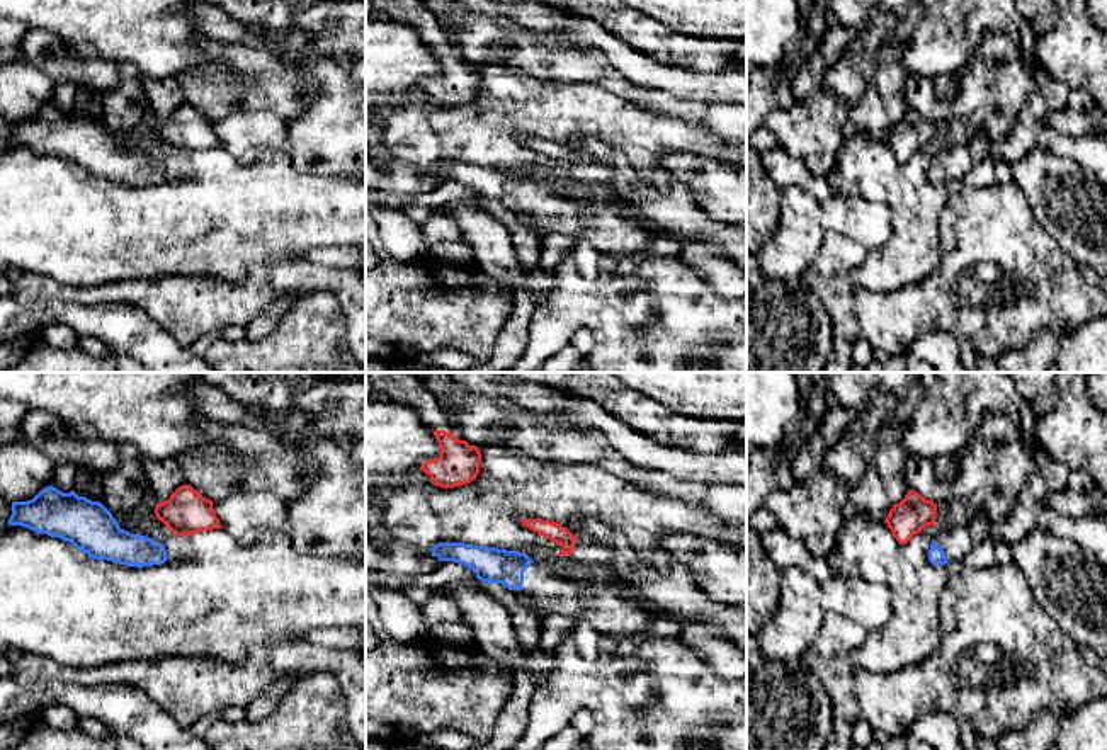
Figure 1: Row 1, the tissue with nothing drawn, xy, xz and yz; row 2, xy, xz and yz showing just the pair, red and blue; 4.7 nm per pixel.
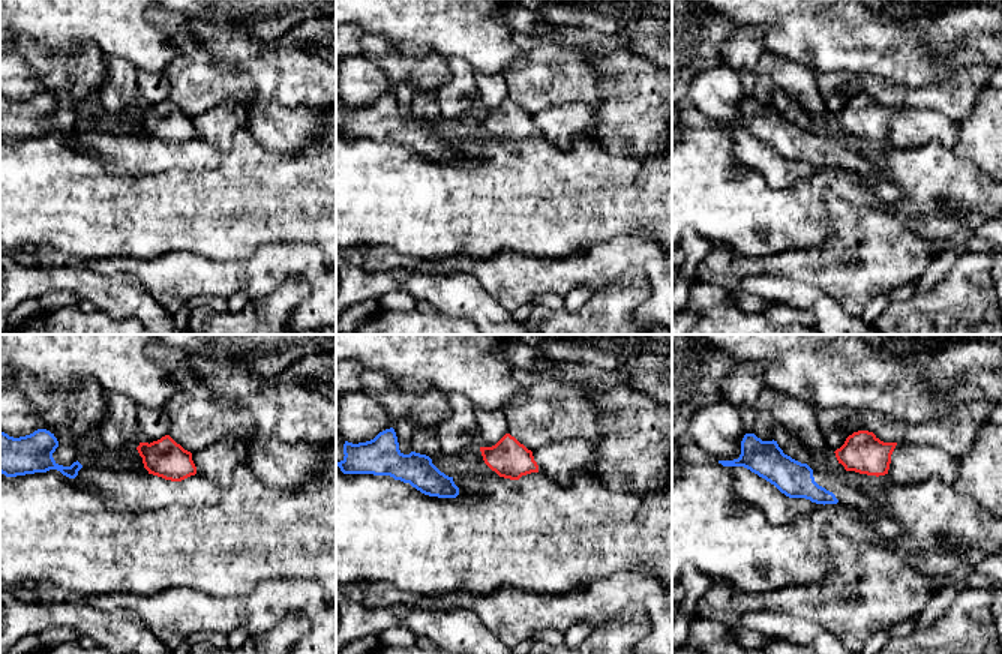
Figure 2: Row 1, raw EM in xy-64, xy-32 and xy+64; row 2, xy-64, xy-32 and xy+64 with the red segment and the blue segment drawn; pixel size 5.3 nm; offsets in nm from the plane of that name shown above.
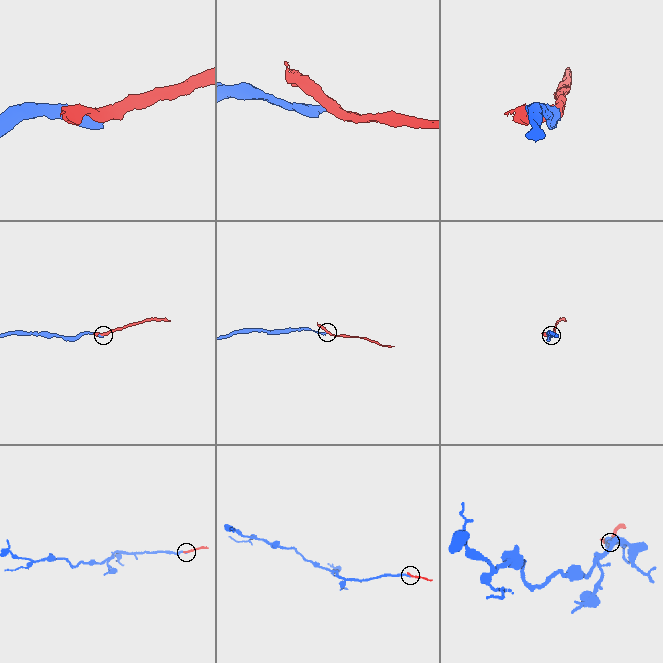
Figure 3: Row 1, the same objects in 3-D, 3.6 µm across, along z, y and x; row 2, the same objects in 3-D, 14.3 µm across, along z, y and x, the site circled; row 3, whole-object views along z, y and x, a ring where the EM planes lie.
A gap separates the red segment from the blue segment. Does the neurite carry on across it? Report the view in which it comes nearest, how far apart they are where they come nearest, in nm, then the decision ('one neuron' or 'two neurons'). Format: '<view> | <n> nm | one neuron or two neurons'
yz | 70 nm | two neurons

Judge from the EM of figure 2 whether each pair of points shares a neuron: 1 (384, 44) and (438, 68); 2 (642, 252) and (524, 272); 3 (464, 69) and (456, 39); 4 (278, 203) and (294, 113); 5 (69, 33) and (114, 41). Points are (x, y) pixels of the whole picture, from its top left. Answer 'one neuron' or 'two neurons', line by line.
1: one neuron
2: one neuron
3: two neurons
4: two neurons
5: one neuron

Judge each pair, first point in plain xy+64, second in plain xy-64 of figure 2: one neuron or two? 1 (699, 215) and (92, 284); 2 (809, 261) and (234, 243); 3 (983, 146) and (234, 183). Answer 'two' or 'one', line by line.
1: two
2: two
3: two

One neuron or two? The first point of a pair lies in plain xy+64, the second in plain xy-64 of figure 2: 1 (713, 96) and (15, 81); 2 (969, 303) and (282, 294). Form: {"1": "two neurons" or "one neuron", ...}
{"1": "one neuron", "2": "one neuron"}

